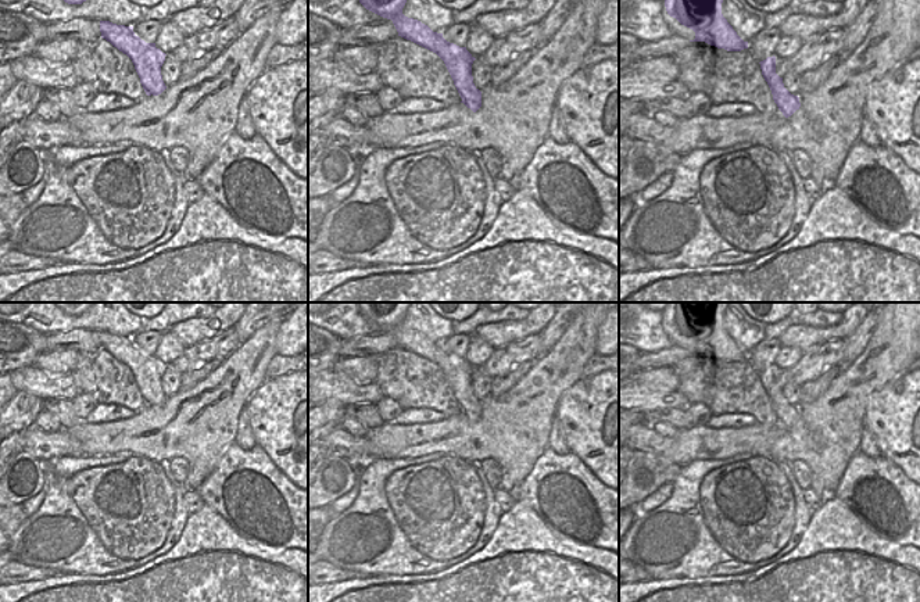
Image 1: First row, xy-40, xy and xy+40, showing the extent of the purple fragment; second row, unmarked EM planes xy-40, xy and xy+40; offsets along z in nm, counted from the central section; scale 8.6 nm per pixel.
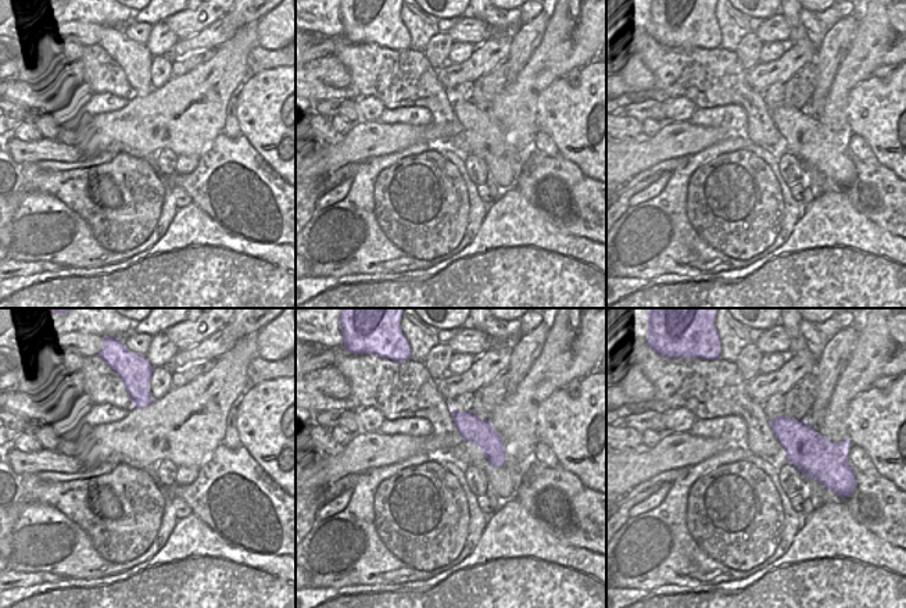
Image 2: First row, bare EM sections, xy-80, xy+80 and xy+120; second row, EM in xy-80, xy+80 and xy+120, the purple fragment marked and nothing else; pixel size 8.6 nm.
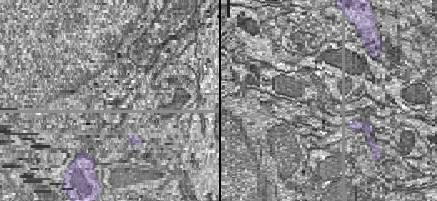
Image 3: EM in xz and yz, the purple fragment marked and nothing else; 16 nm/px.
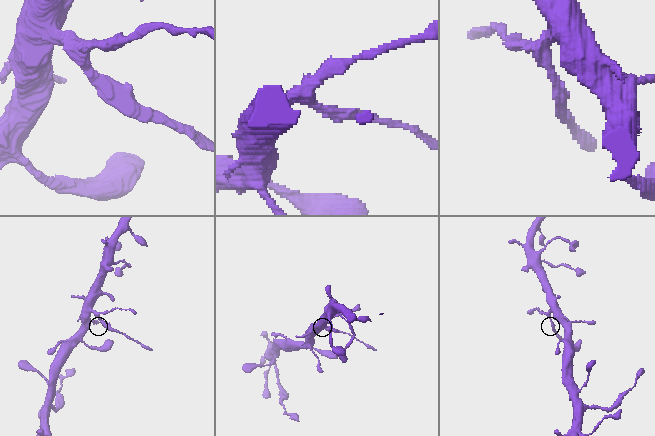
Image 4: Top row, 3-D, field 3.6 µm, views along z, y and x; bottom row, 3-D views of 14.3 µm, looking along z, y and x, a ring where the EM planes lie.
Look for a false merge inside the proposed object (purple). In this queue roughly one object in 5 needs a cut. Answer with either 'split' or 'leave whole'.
split

